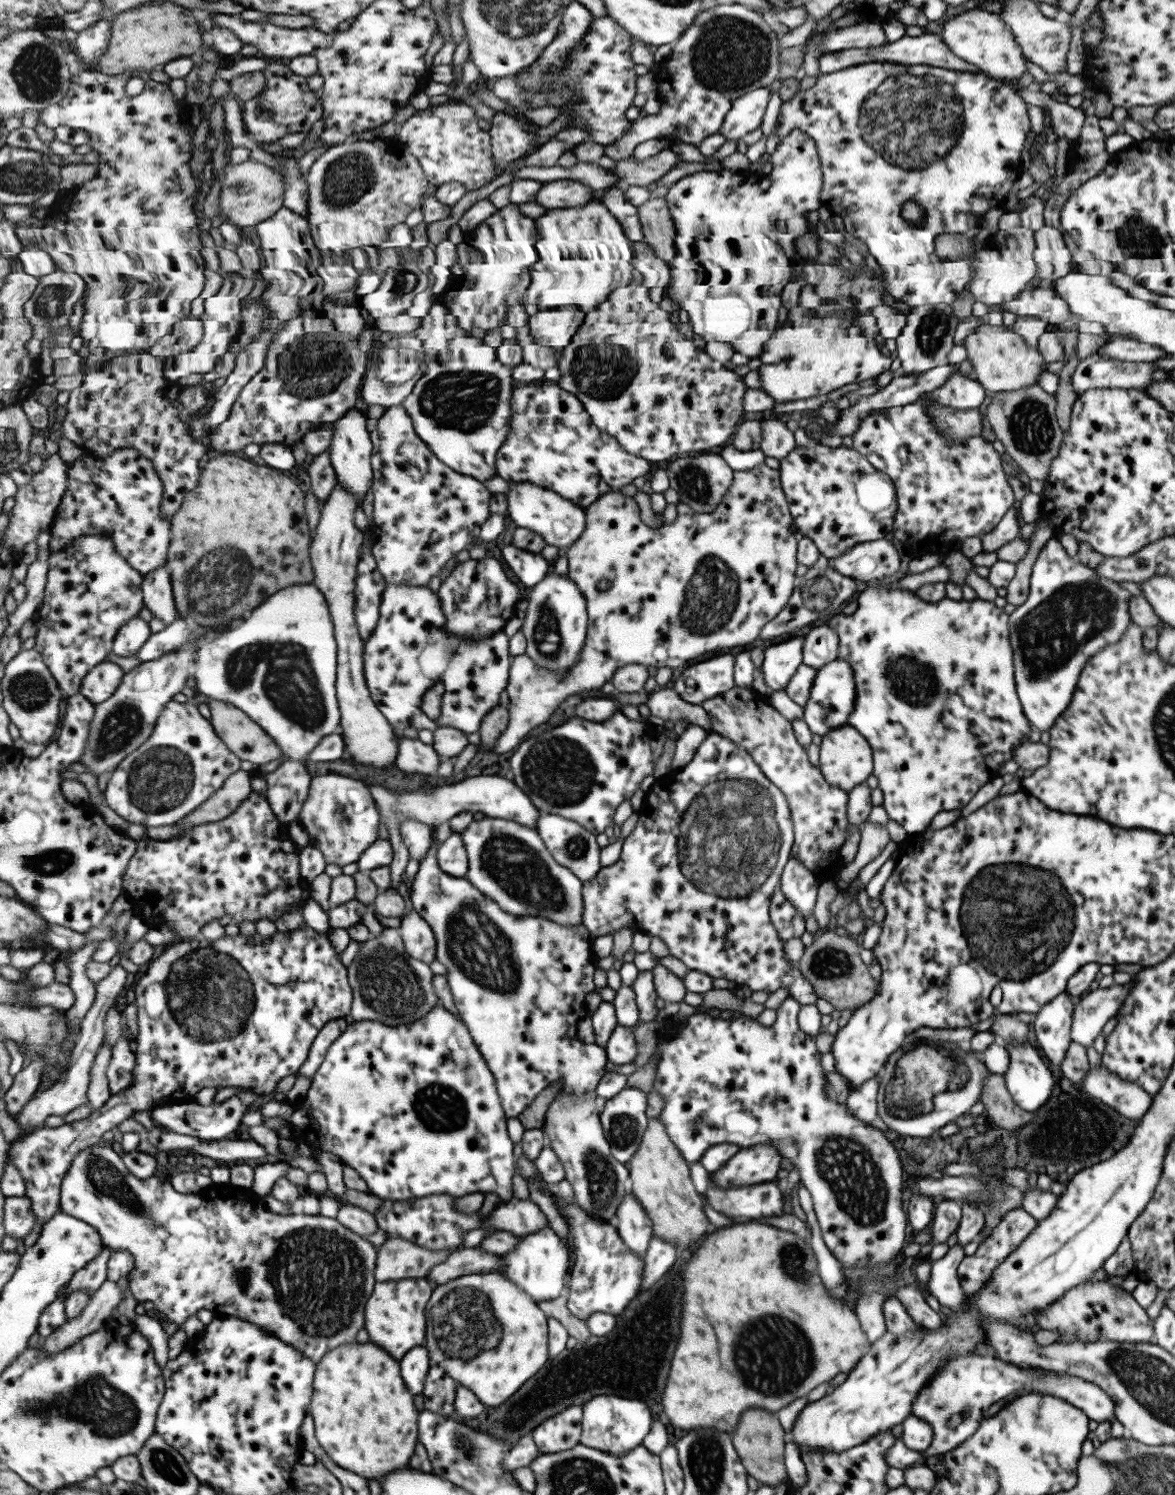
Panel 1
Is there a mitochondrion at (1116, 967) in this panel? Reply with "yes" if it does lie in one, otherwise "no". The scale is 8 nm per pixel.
no

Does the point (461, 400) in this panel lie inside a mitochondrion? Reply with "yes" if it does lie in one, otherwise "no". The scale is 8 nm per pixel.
yes

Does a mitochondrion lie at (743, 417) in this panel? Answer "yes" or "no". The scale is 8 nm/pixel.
no

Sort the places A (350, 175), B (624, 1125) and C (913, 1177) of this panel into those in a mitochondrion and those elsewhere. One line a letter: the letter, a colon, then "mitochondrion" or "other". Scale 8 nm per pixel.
A: mitochondrion
B: mitochondrion
C: other

